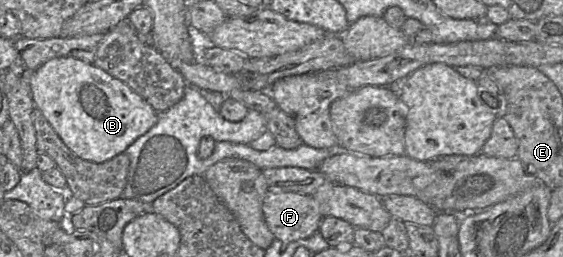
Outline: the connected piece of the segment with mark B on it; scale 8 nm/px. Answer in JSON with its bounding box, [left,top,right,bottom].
[30,57,158,163]

